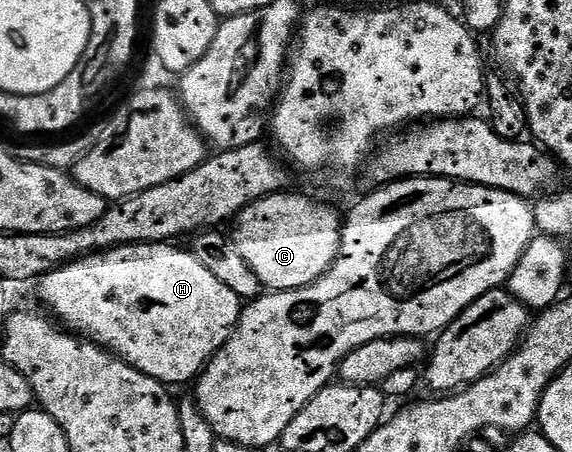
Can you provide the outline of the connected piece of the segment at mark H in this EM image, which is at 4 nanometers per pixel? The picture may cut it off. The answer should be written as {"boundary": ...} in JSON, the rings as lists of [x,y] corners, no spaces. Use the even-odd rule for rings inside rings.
{"boundary":[[[173,242],[125,243],[122,247],[86,255],[42,276],[36,287],[47,307],[45,310],[65,330],[106,348],[110,354],[164,385],[197,380],[233,334],[244,306],[243,300],[238,299],[224,281],[212,277],[189,249],[181,251]]]}

